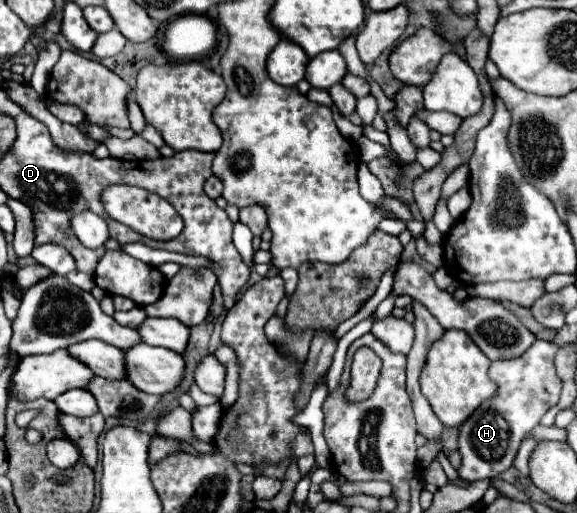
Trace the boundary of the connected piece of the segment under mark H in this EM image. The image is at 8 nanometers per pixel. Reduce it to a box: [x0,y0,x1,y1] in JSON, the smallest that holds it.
[458,341,560,481]

